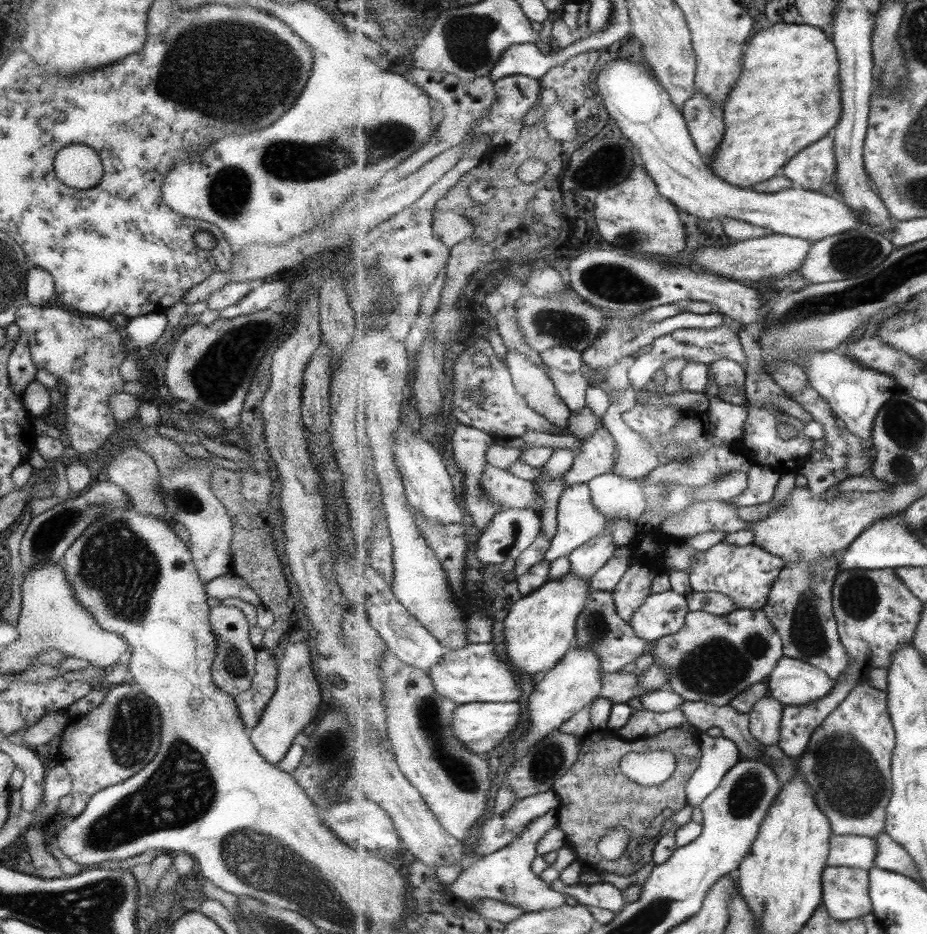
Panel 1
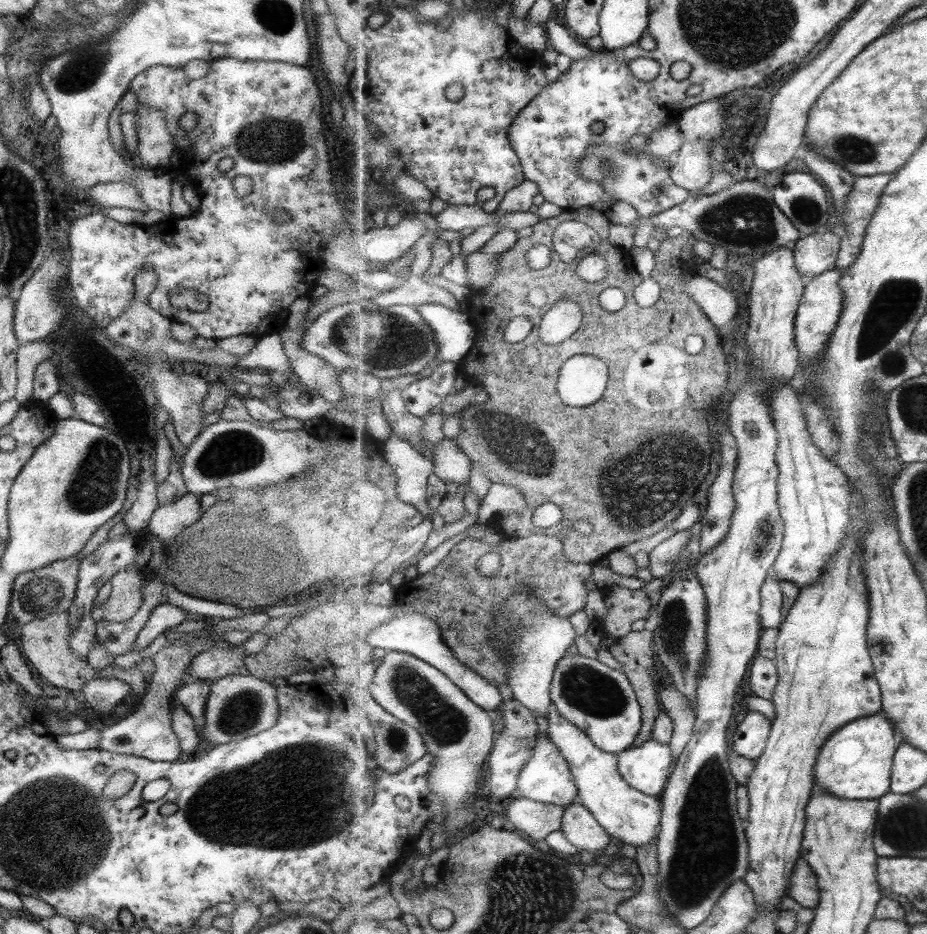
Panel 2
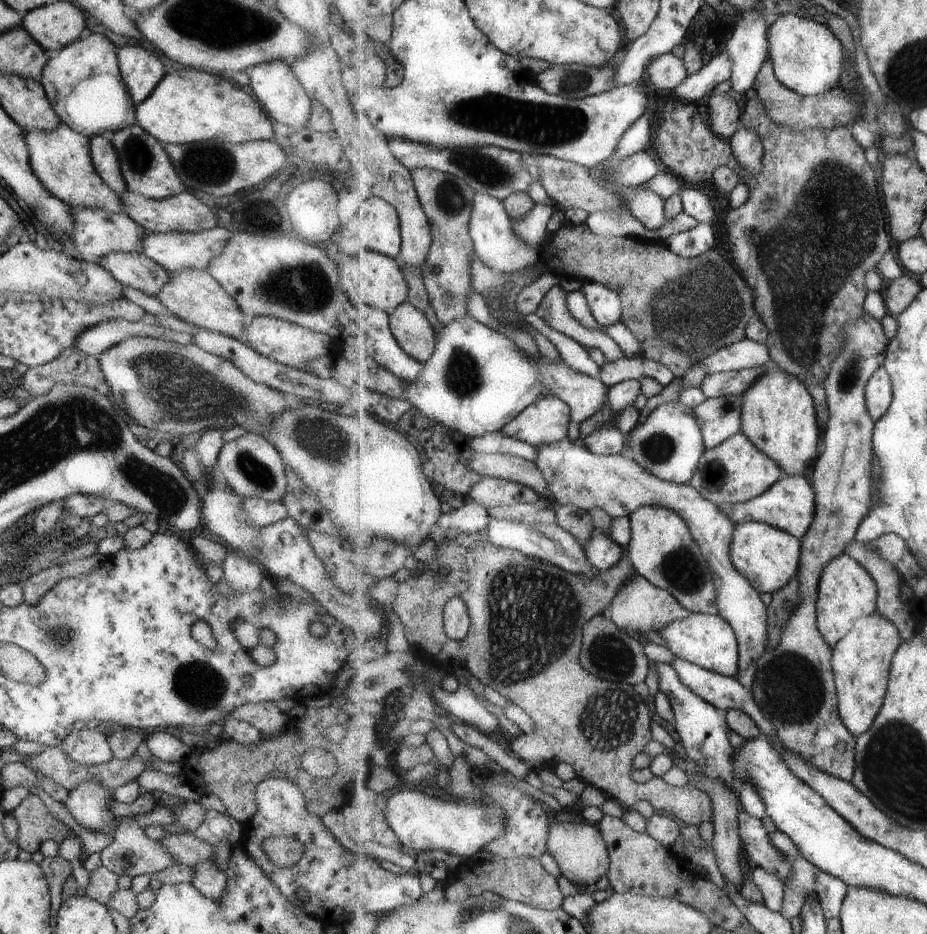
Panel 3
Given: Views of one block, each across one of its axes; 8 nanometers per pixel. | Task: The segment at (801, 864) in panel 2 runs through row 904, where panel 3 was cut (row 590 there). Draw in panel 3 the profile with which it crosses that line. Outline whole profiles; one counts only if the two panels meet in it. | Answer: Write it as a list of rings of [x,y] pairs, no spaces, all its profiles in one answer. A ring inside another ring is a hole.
[[[865,312],[858,319],[848,321],[846,325],[846,346],[842,354],[831,366],[830,376],[826,380],[828,405],[830,406],[830,422],[825,428],[821,455],[815,462],[813,477],[816,492],[816,517],[802,540],[802,559],[798,574],[802,603],[788,620],[782,639],[776,649],[767,648],[758,660],[758,672],[752,688],[755,700],[761,710],[771,719],[779,731],[781,742],[787,749],[809,762],[820,771],[834,777],[852,782],[857,767],[856,736],[847,728],[840,715],[836,674],[832,663],[833,647],[825,640],[818,627],[817,603],[819,600],[819,583],[823,569],[837,556],[842,555],[846,546],[855,539],[858,528],[872,509],[872,458],[874,454],[875,422],[867,408],[866,386],[874,372],[882,367],[887,358],[890,342],[883,323]]]

